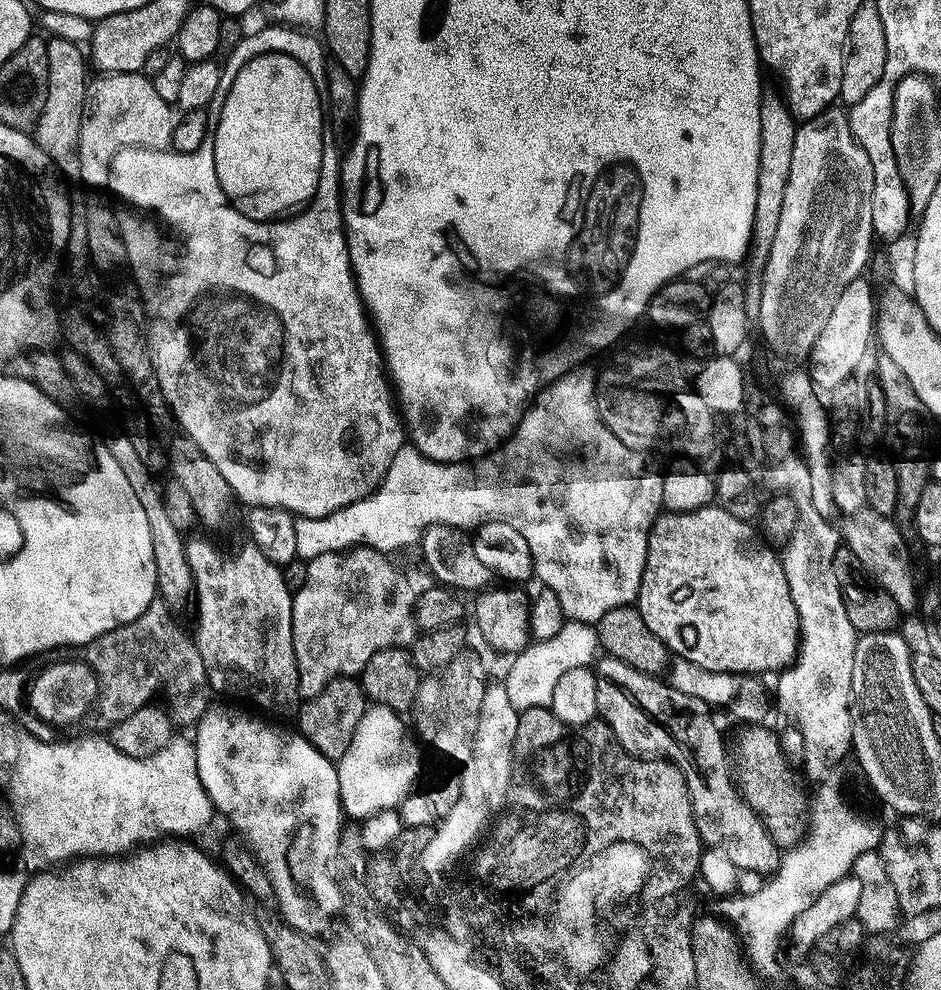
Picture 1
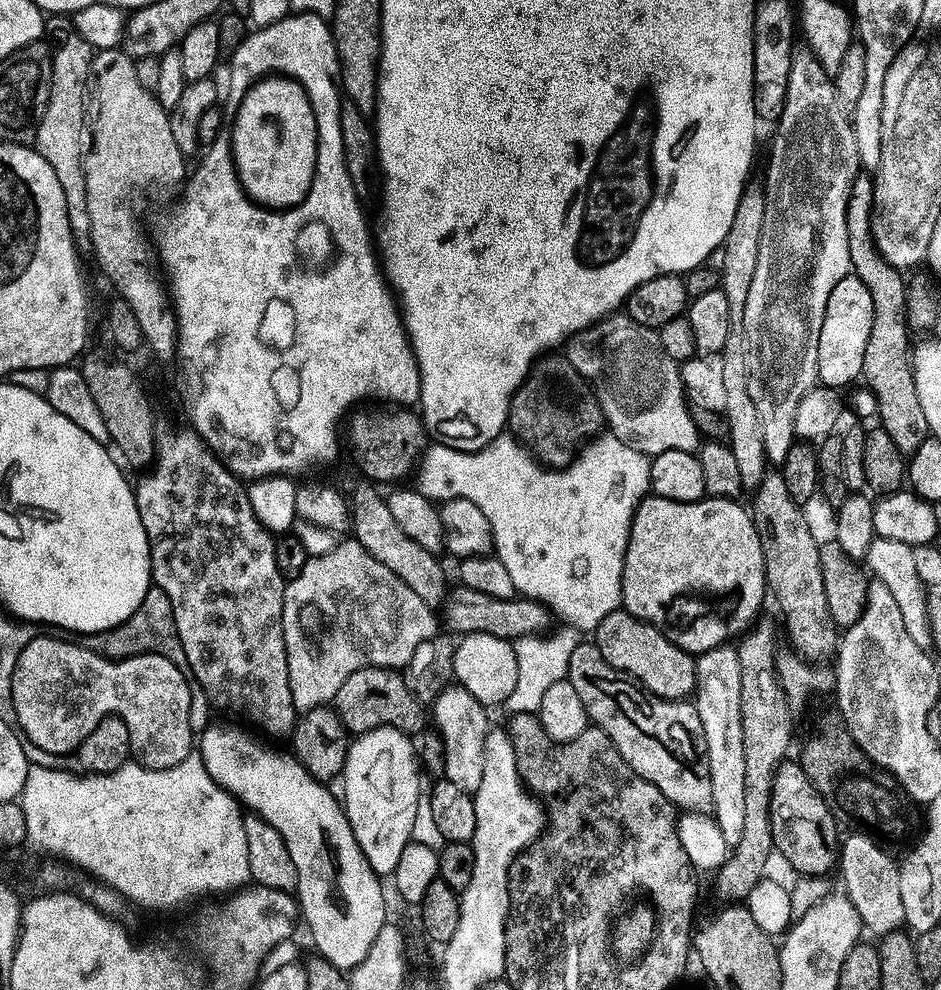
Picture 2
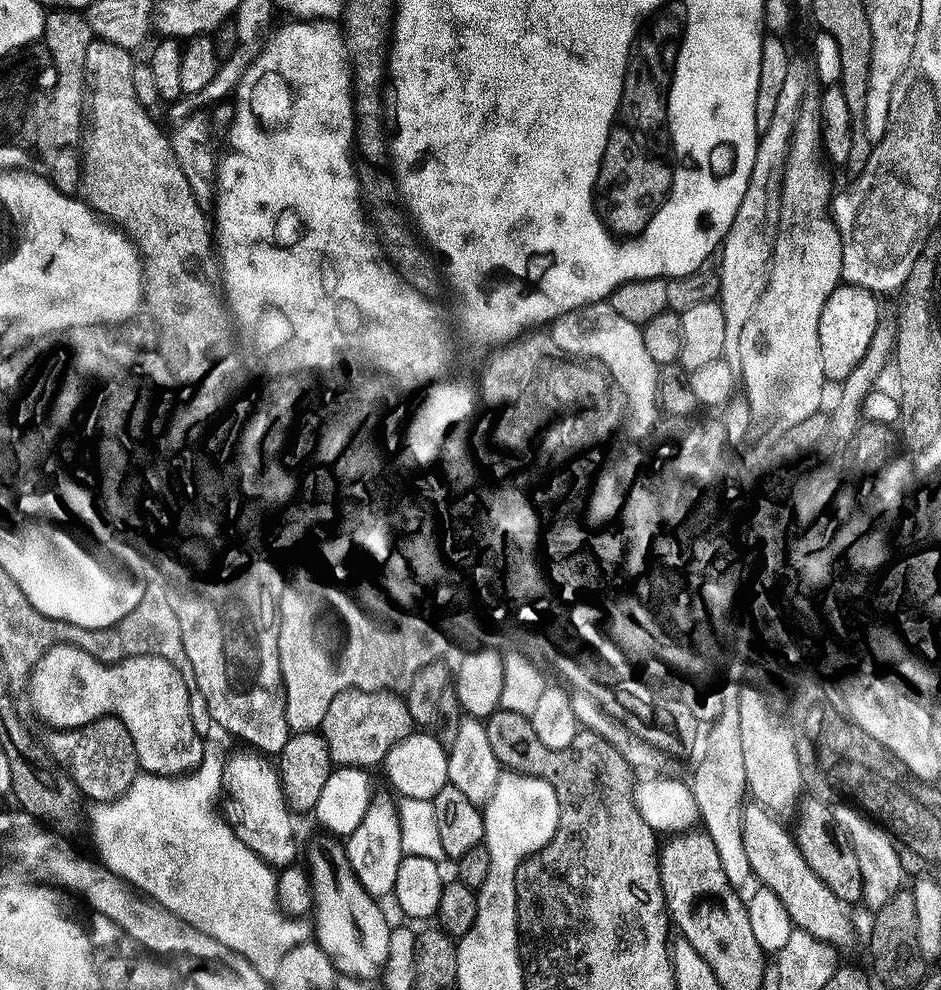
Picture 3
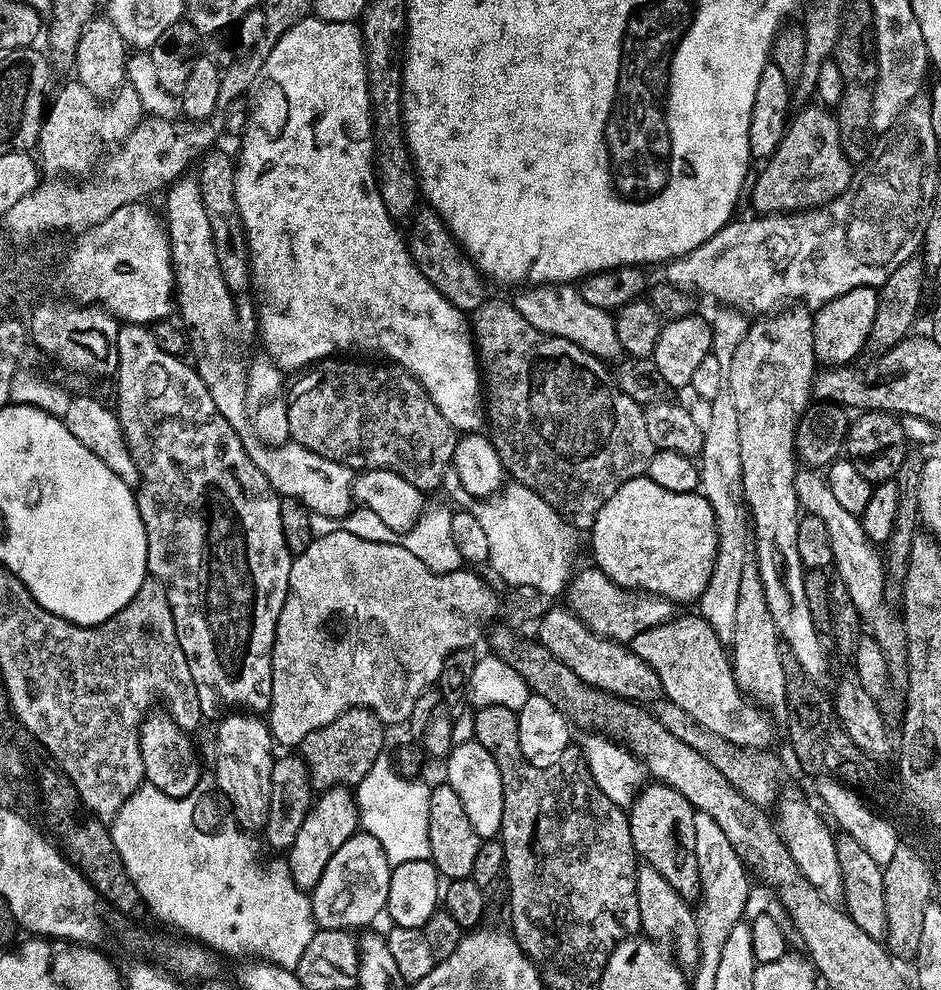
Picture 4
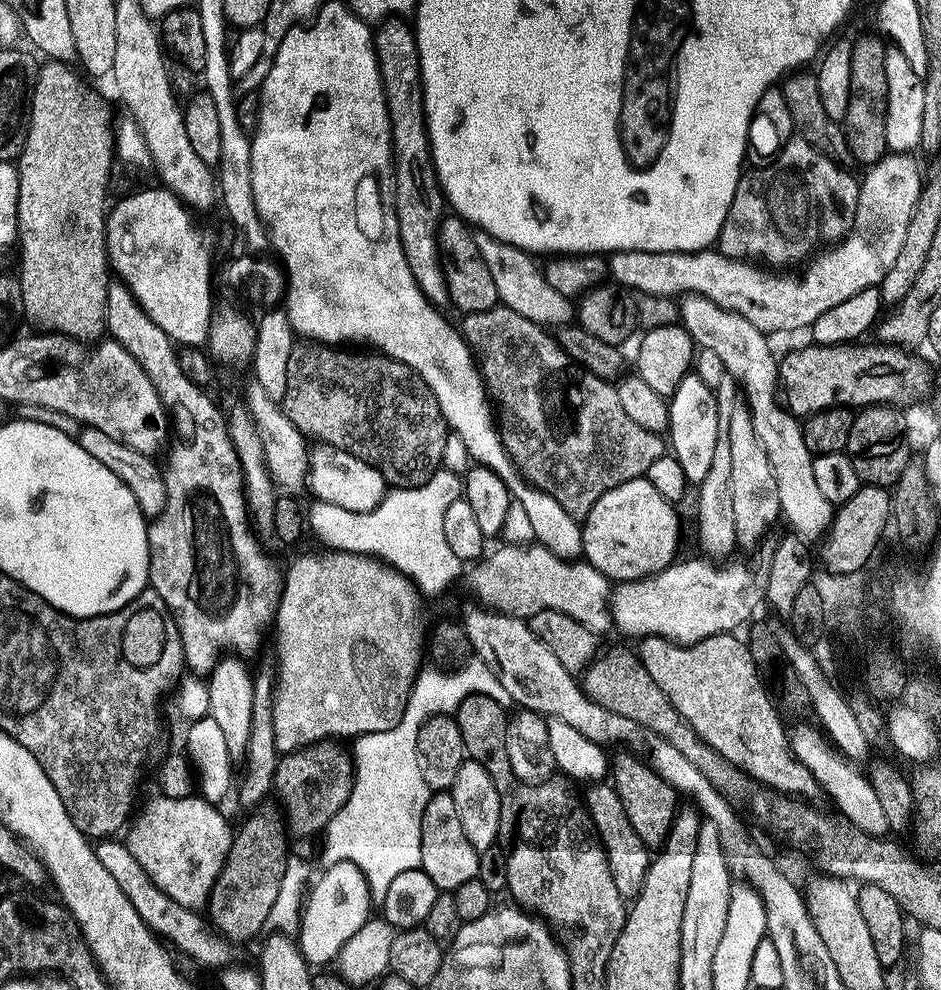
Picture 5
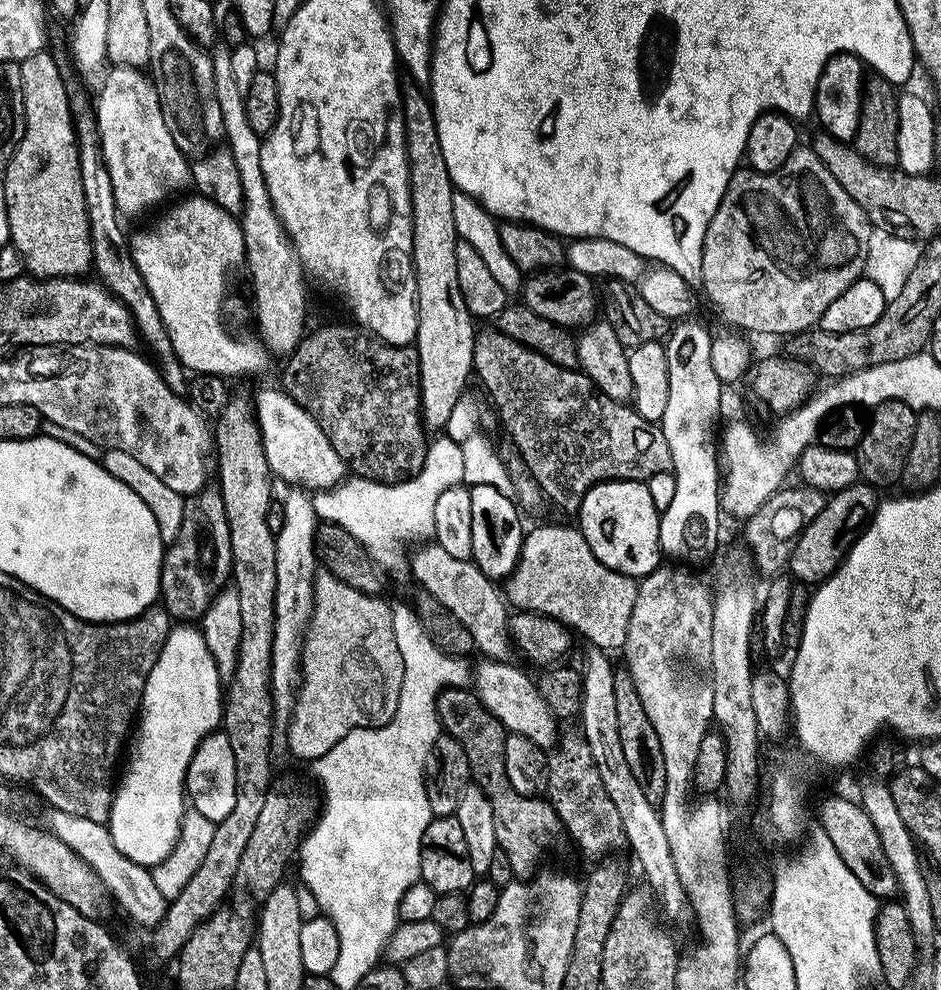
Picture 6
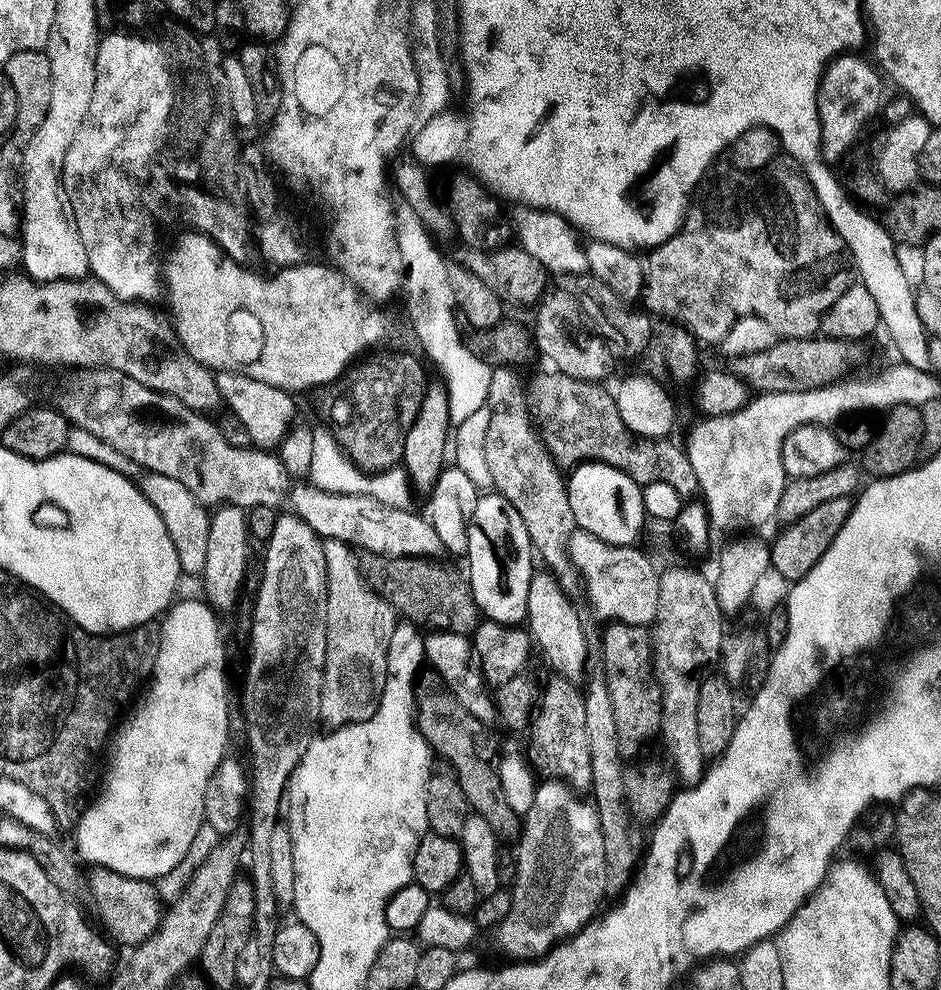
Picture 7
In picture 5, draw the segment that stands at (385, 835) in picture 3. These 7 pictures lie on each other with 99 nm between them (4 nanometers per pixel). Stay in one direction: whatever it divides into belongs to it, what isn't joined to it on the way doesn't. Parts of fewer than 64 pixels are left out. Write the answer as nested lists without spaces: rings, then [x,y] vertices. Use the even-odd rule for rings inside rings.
[[[338,863],[324,871],[326,872],[318,884],[316,882],[313,885],[314,892],[311,891],[307,897],[298,929],[298,943],[304,959],[316,968],[339,959],[346,942],[368,924],[374,907],[368,879],[358,866],[353,863]]]

